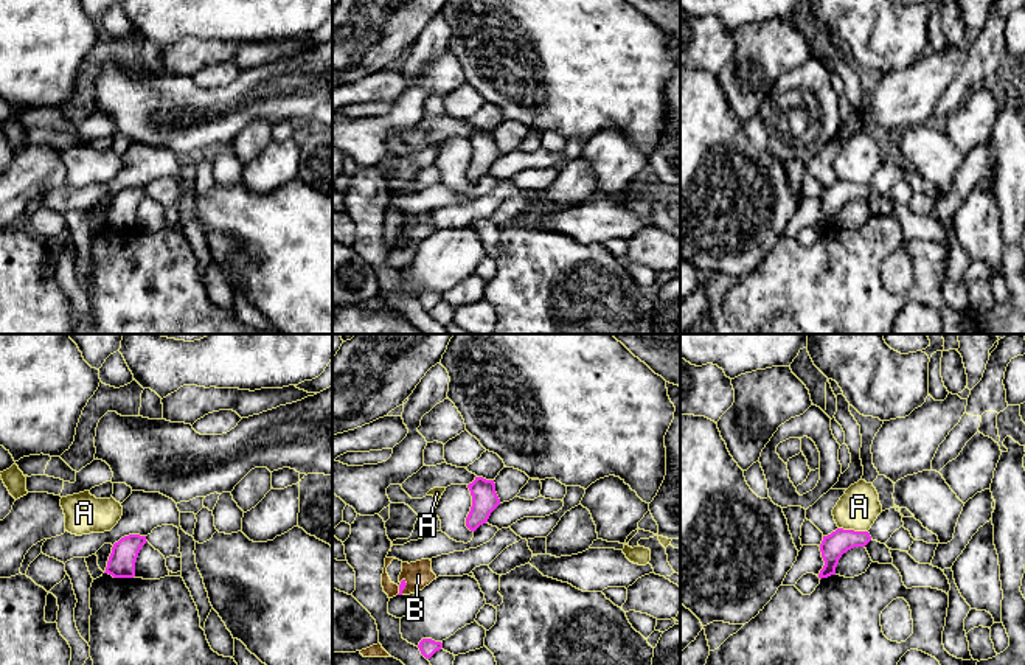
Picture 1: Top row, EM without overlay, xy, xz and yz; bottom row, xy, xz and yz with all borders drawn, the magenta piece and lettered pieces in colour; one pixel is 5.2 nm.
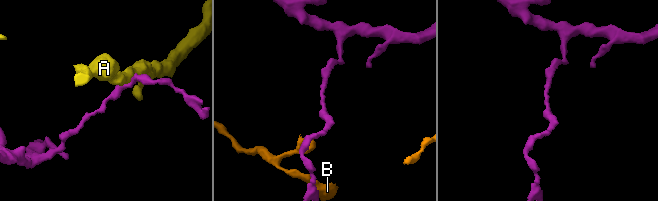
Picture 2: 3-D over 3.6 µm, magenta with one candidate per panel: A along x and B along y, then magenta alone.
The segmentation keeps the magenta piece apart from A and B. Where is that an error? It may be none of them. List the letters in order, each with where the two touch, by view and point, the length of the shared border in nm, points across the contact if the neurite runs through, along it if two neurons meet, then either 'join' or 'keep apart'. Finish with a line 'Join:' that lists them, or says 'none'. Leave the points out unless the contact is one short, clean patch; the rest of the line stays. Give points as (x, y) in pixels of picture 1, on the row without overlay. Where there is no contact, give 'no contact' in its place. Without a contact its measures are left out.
A: meets magenta in yz at (853, 182); contact 150 nm long; border along yz (839, 179), (867, 184); keep apart
B: meets magenta in xz at (404, 240); contact 100 nm long; keep apart
Join: none

